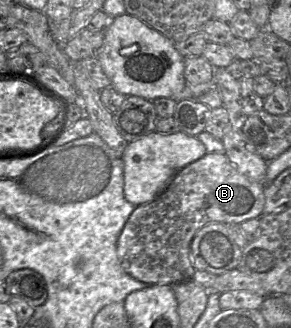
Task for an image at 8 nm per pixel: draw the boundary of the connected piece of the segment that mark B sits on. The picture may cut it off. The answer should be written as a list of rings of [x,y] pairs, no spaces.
[[[207,153],[179,170],[167,188],[153,201],[135,208],[117,242],[117,256],[123,270],[147,285],[175,285],[192,280],[195,268],[190,247],[196,232],[209,223],[237,223],[259,218],[265,204],[264,190],[268,183],[249,180],[240,174],[225,153]]]

